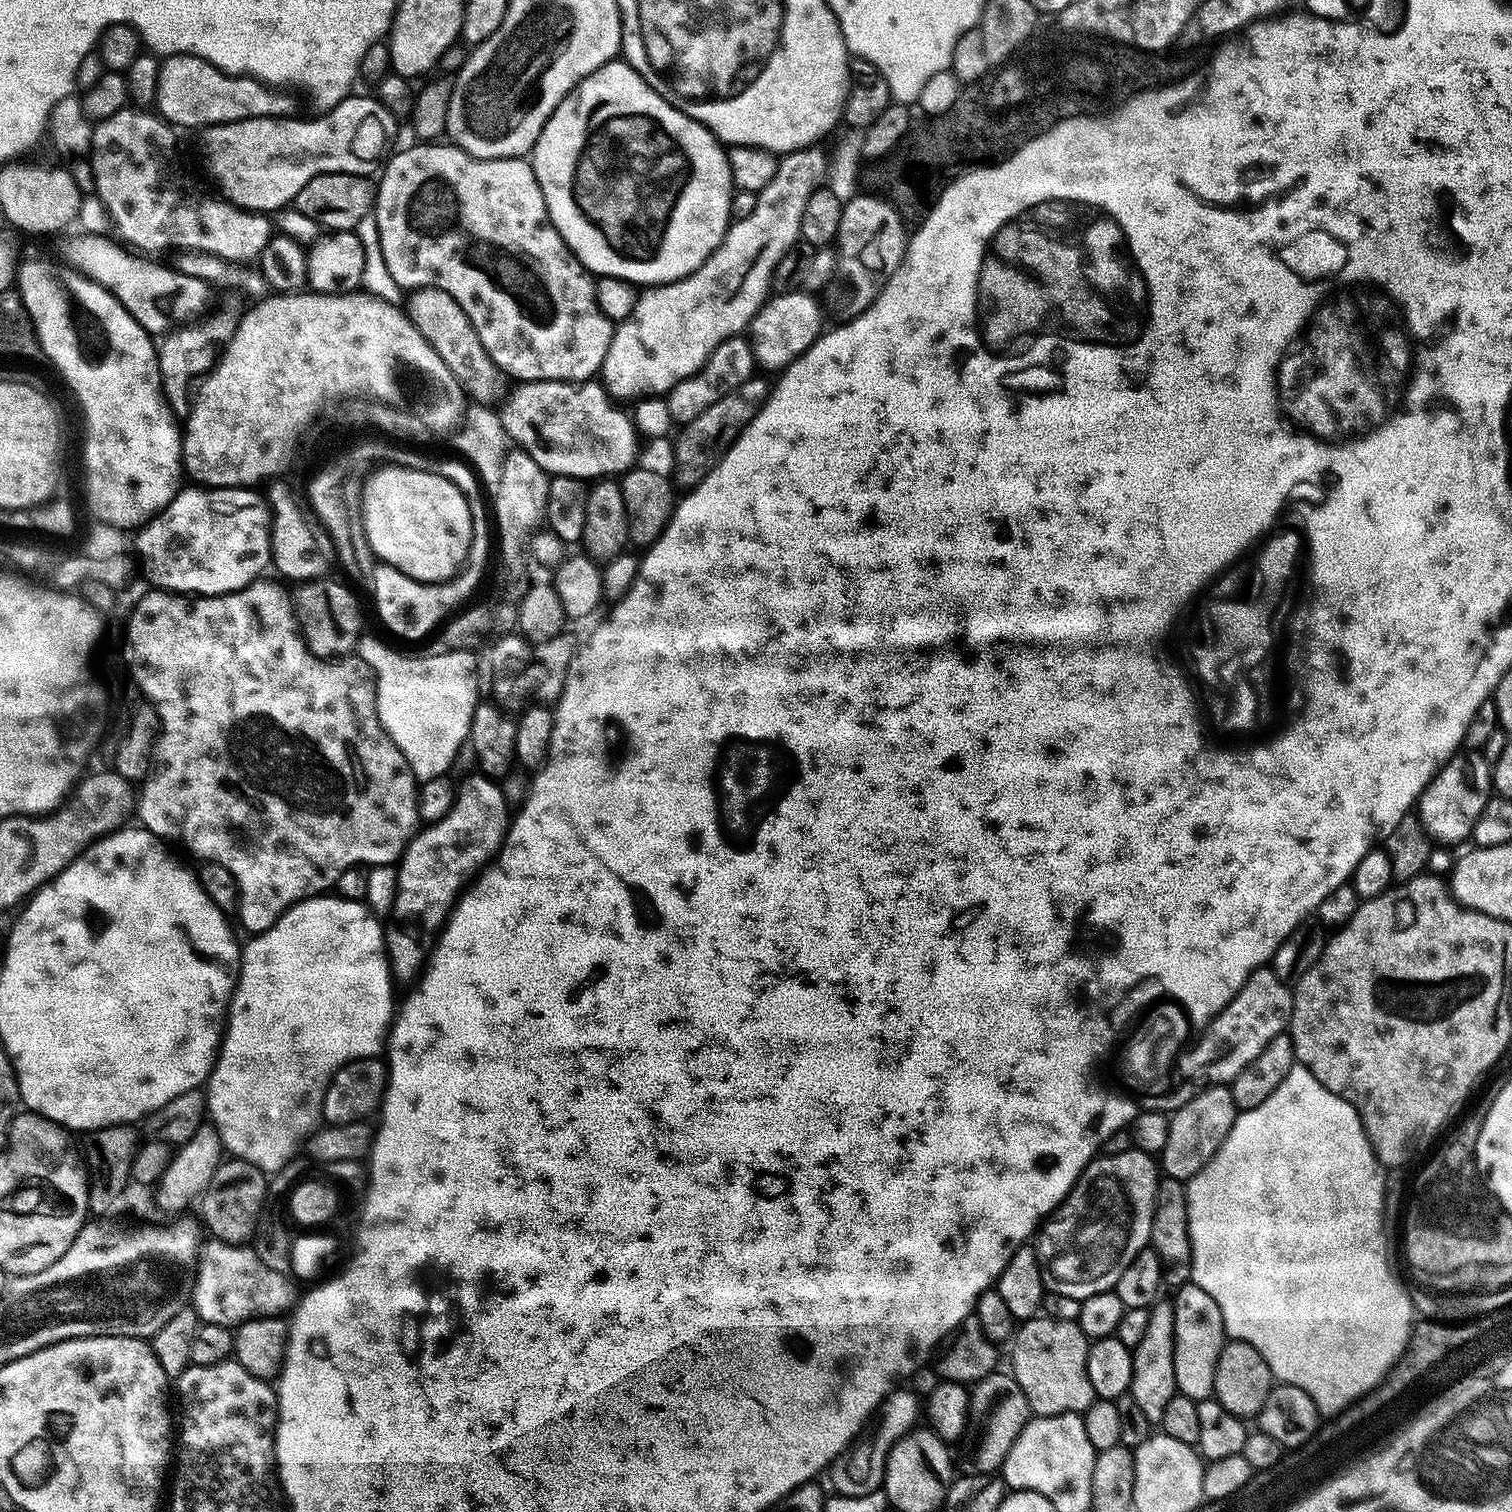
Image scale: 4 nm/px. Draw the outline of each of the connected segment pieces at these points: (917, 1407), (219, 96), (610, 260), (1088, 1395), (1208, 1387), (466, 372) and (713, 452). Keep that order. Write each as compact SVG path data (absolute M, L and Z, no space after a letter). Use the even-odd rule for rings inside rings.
M911 1390L891 1392L878 1409L874 1423L843 1452L840 1459L831 1465L832 1484L835 1491L842 1496L865 1496L871 1492L881 1491L886 1470L886 1458L890 1450L905 1436L917 1427L922 1416L922 1400ZM873 1427L873 1428L872 1428ZM872 1428L872 1429L871 1429Z
M165 56L158 74L154 104L159 115L177 129L205 130L212 125L258 119L260 116L287 117L296 100L284 92L287 91L269 86L255 76L232 76L197 56Z
M623 59L609 60L601 68L594 70L594 74L581 80L570 95L562 98L562 102L556 107L554 114L550 114L546 126L538 134L536 145L530 153L530 163L538 178L538 186L544 195L548 217L553 226L568 249L580 259L580 263L597 277L613 276L626 280L633 286L669 284L701 268L716 247L724 243L724 236L728 233L732 220L734 185L725 145L717 140L716 135L705 124L699 124L685 112L666 102L666 98L654 91Z
M1055 1320L1052 1324L1052 1350L1048 1350L1046 1378L1030 1378L1024 1393L1028 1405L1036 1416L1057 1416L1067 1412L1083 1414L1097 1399L1094 1386L1090 1386L1090 1374L1086 1374L1086 1362L1090 1341L1082 1334L1075 1320Z
M1186 1283L1181 1288L1175 1289L1176 1300L1171 1301L1174 1310L1174 1378L1176 1391L1179 1395L1194 1401L1209 1399L1214 1393L1214 1370L1218 1366L1218 1354L1222 1354L1226 1343L1226 1333L1222 1322L1222 1310L1218 1310L1218 1302L1202 1290L1202 1286Z
M424 287L415 289L409 295L411 298L408 308L406 307L409 320L431 344L437 356L450 370L450 374L458 378L469 401L477 400L480 404L488 404L484 406L494 406L490 404L496 403L499 405L505 399L504 391L509 391L509 381L505 373L501 372L500 367L490 358L490 354L486 354L470 318L466 318L466 310L462 310L462 306L458 306L458 302L454 302L454 298L450 298L450 294L446 294L440 288Z
M760 374L753 375L752 379L742 382L742 386L738 386L730 394L718 398L714 406L702 410L702 414L698 414L694 422L679 429L680 434L674 442L676 466L674 478L679 487L682 485L682 488L693 488L704 480L721 454L726 452L729 445L739 436L744 425L756 417L761 404L767 400L769 391L769 381L764 381Z

